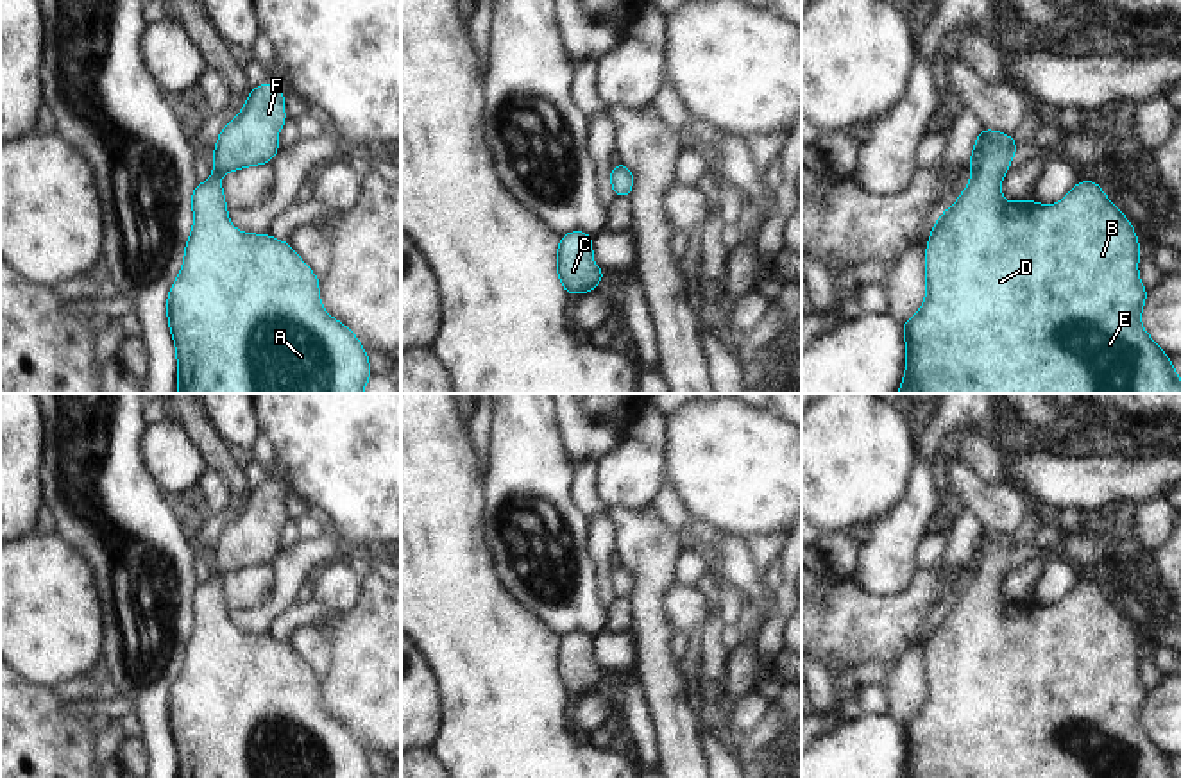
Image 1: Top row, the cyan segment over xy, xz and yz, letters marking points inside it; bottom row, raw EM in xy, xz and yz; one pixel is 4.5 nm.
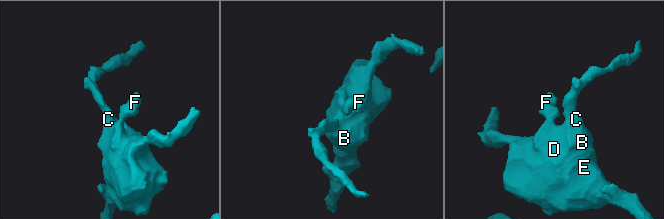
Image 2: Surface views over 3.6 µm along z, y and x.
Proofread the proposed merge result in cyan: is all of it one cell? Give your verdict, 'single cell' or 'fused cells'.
single cell

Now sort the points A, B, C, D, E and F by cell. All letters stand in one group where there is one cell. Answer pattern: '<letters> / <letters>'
A B C D E F

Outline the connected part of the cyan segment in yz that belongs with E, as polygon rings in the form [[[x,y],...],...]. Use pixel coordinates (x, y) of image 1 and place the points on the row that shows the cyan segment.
[[[982,127],[970,157],[972,177],[968,188],[932,227],[925,249],[927,295],[920,311],[902,324],[907,367],[898,393],[1181,393],[1181,379],[1172,368],[1170,358],[1152,342],[1140,322],[1147,290],[1142,286],[1136,270],[1140,243],[1131,222],[1093,181],[1079,181],[1056,206],[1040,206],[1032,199],[1027,202],[1006,202],[1000,195],[1000,181],[1016,147],[1013,136]]]

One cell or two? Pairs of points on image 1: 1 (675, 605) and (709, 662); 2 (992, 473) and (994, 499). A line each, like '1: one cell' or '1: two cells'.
1: two cells
2: two cells

